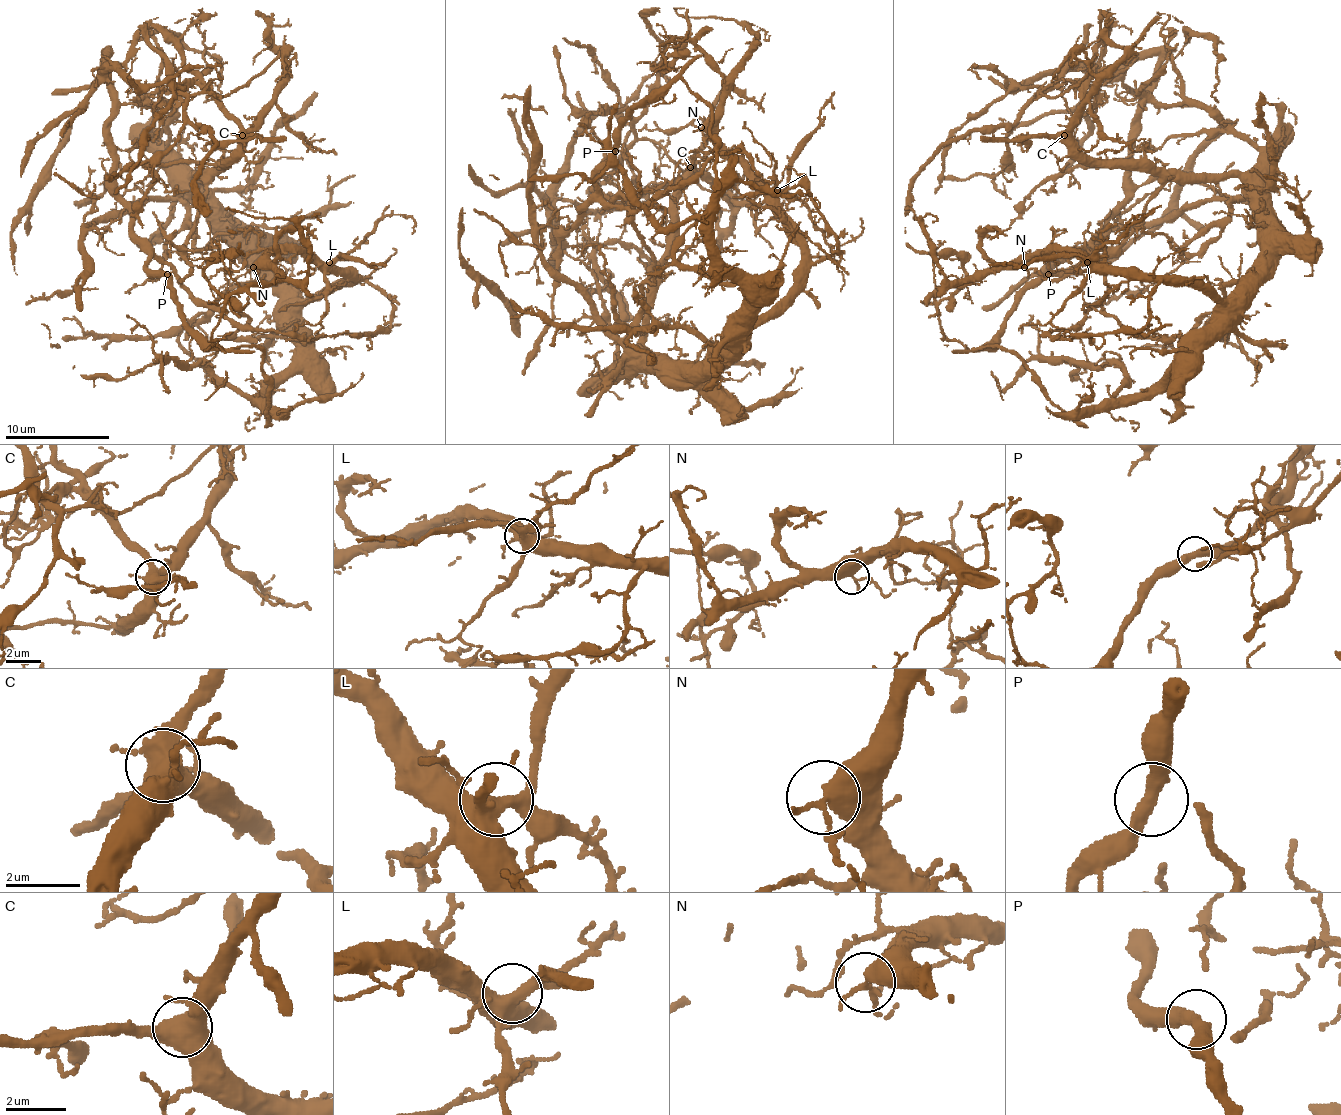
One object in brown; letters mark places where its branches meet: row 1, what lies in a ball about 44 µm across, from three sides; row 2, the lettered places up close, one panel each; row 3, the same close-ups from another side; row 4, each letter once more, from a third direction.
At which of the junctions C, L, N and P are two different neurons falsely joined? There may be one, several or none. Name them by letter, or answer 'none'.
C, P

